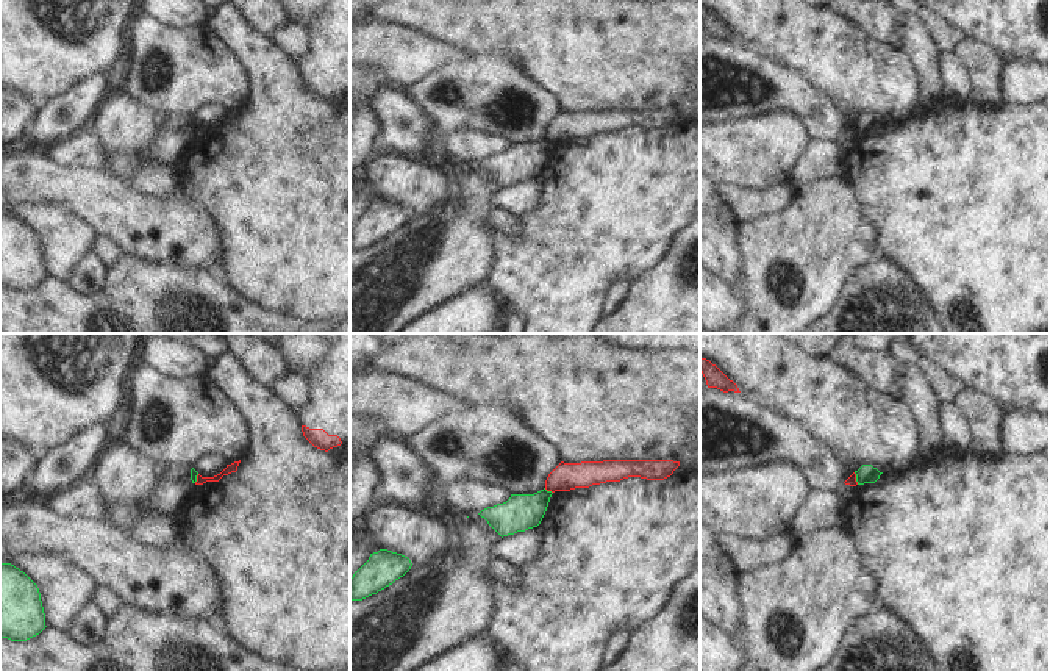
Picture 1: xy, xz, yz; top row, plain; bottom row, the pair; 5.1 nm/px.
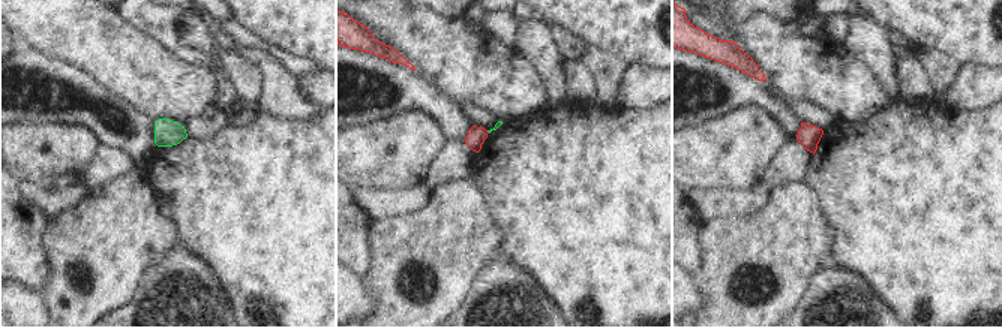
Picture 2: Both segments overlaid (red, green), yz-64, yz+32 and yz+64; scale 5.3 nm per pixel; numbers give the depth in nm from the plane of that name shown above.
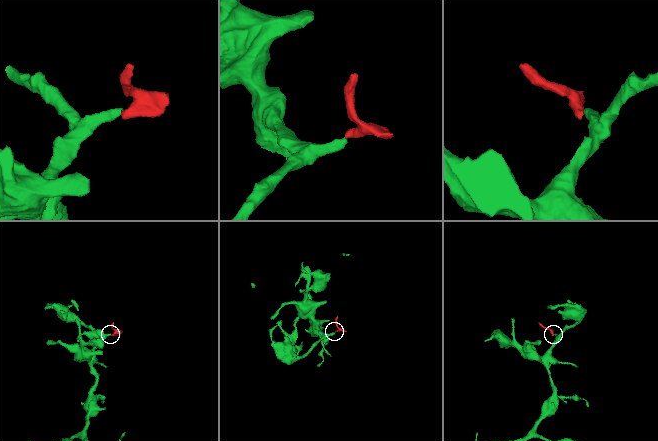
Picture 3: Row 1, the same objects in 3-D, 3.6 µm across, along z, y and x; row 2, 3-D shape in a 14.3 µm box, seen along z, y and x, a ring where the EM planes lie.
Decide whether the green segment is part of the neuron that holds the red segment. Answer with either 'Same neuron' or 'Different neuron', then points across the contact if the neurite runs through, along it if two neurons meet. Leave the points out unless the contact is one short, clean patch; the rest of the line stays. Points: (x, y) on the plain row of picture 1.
Different neuron. Boundary: xz (544, 138), (552, 143).

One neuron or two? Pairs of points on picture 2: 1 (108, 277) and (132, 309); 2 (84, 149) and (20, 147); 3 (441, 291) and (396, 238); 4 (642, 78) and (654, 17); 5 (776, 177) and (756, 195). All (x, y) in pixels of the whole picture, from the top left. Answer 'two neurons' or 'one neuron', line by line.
1: two neurons
2: one neuron
3: one neuron
4: two neurons
5: two neurons

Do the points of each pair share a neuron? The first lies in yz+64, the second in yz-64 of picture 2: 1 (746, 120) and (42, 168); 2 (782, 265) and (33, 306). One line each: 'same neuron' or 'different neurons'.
1: same neuron
2: different neurons

